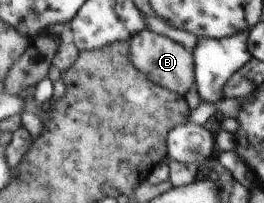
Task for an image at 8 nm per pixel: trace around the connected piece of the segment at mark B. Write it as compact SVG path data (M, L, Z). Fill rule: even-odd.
M148 28L134 35L130 40L130 44L131 61L158 84L180 93L183 97L190 92L190 88L196 87L194 54L188 52L190 48Z

